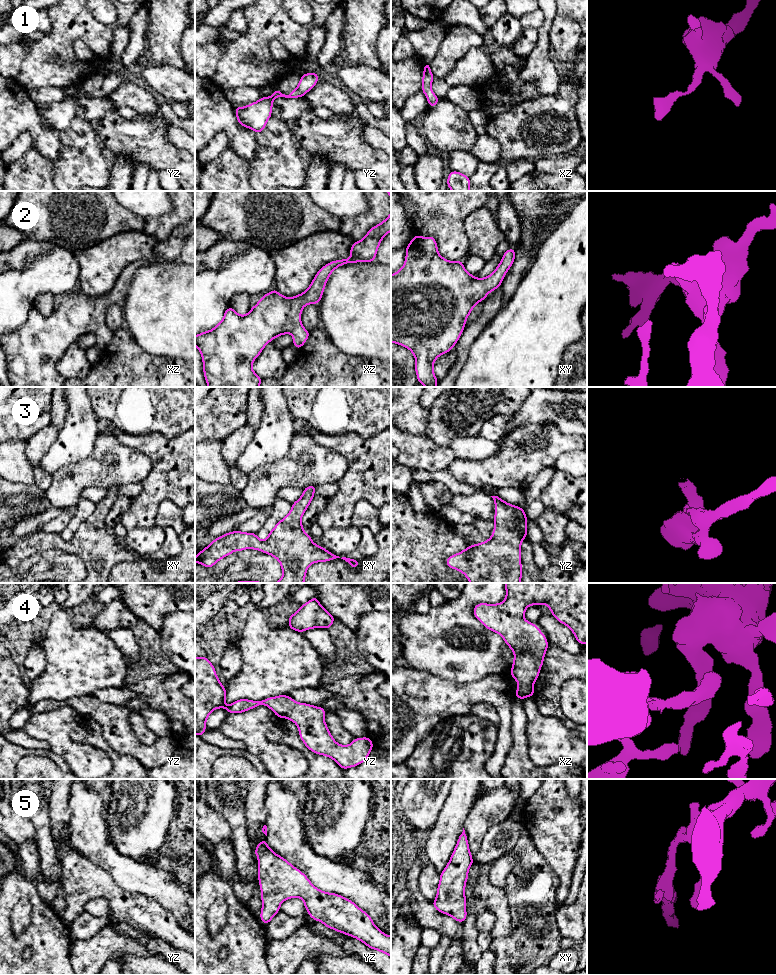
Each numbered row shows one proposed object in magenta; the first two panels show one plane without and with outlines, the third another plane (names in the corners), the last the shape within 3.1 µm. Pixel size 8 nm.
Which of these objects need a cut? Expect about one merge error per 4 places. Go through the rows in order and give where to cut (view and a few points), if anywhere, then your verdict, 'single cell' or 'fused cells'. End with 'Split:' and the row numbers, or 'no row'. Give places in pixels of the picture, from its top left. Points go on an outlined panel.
1: cut none; single cell
2: cut none; single cell
3: cut none; single cell
4: cut none; single cell
5: cut none; single cell
Split: no row

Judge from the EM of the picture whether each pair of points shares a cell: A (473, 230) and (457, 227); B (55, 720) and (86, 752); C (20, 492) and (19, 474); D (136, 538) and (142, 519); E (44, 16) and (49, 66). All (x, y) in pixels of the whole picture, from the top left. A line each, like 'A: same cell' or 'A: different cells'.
A: different cells
B: same cell
C: different cells
D: different cells
E: different cells

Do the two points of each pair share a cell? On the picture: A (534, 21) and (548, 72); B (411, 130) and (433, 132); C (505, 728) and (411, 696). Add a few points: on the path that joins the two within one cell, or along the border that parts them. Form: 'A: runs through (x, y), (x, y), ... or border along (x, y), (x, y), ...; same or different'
A: border along (541, 10), (544, 22), (537, 29); different
B: border along (418, 122), (422, 136), (429, 145); different
C: runs through (494, 700), (490, 696), (439, 696); same

